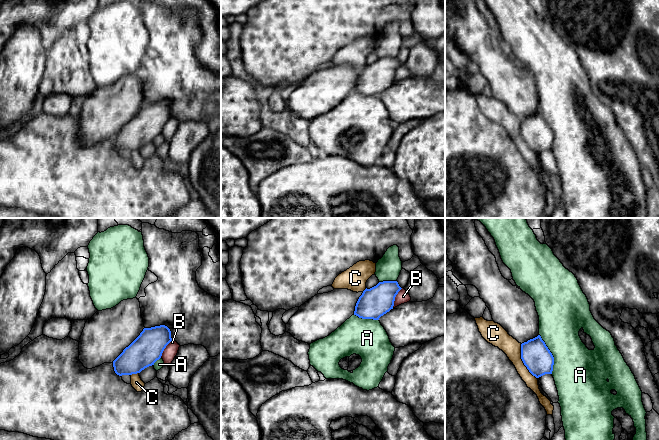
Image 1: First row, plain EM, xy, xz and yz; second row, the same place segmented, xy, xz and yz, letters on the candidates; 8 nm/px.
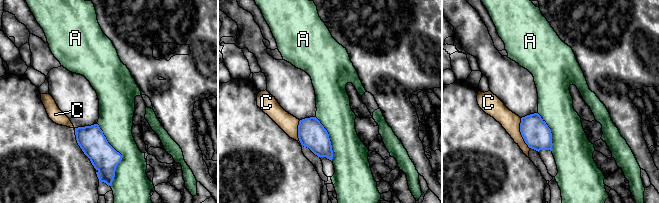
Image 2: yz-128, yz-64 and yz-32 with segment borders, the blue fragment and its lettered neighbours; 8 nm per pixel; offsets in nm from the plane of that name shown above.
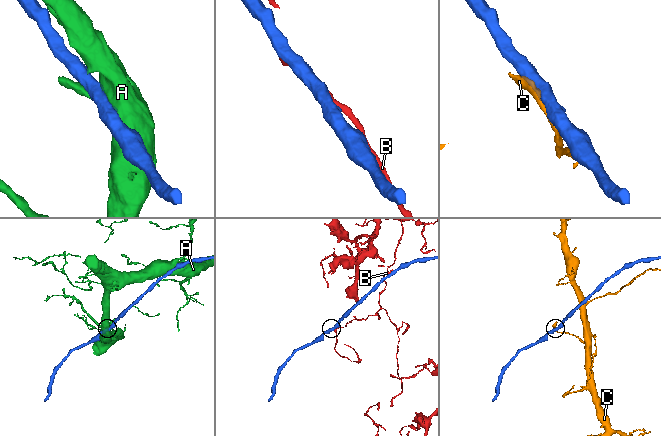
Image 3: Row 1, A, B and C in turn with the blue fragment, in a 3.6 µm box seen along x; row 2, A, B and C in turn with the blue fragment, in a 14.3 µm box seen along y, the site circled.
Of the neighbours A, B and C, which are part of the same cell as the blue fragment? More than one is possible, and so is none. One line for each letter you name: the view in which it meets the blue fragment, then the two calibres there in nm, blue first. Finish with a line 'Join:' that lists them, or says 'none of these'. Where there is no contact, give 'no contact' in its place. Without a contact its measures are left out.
Join: none of these

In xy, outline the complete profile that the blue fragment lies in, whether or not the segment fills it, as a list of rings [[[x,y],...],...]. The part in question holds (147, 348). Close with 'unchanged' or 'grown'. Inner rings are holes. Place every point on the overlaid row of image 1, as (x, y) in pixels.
[[[165,325],[144,328],[113,361],[115,373],[119,376],[140,373],[161,358],[171,341],[171,331]]]; unchanged

